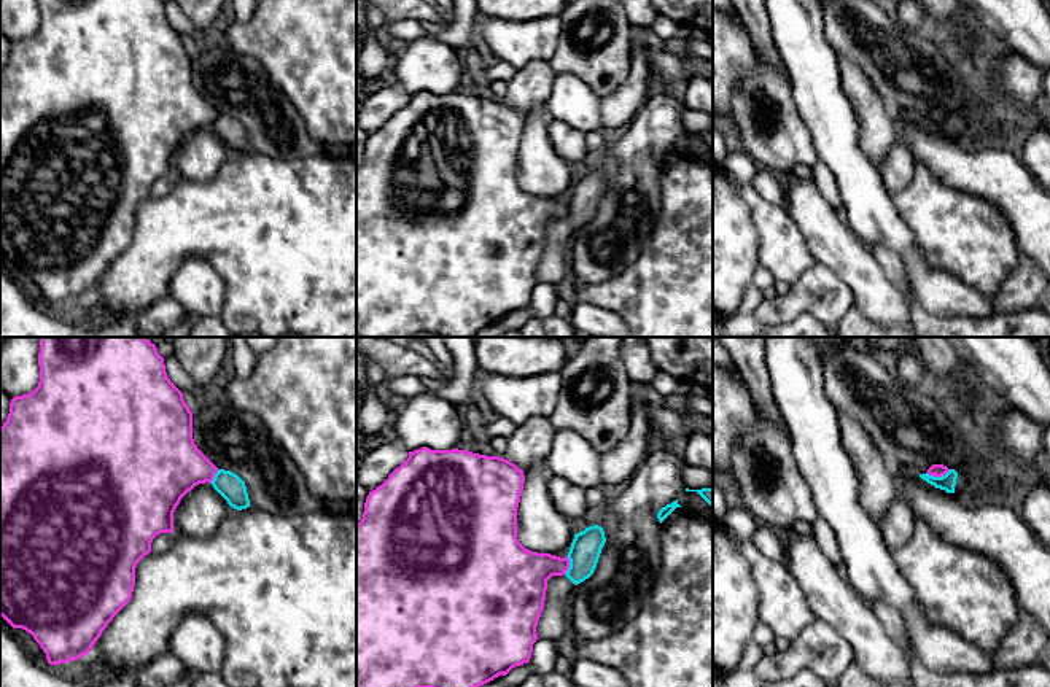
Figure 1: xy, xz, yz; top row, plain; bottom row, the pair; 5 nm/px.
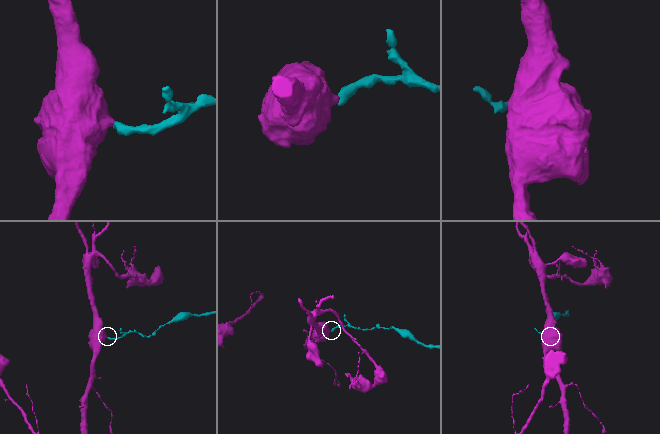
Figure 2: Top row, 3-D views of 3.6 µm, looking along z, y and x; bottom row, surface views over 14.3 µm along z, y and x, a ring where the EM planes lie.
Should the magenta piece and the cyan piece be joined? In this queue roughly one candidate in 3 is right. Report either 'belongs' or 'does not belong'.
does not belong

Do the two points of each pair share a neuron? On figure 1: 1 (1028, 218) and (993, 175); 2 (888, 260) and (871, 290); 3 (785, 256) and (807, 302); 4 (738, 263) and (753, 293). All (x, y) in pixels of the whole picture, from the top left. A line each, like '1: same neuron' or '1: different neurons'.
1: same neuron
2: different neurons
3: different neurons
4: different neurons

